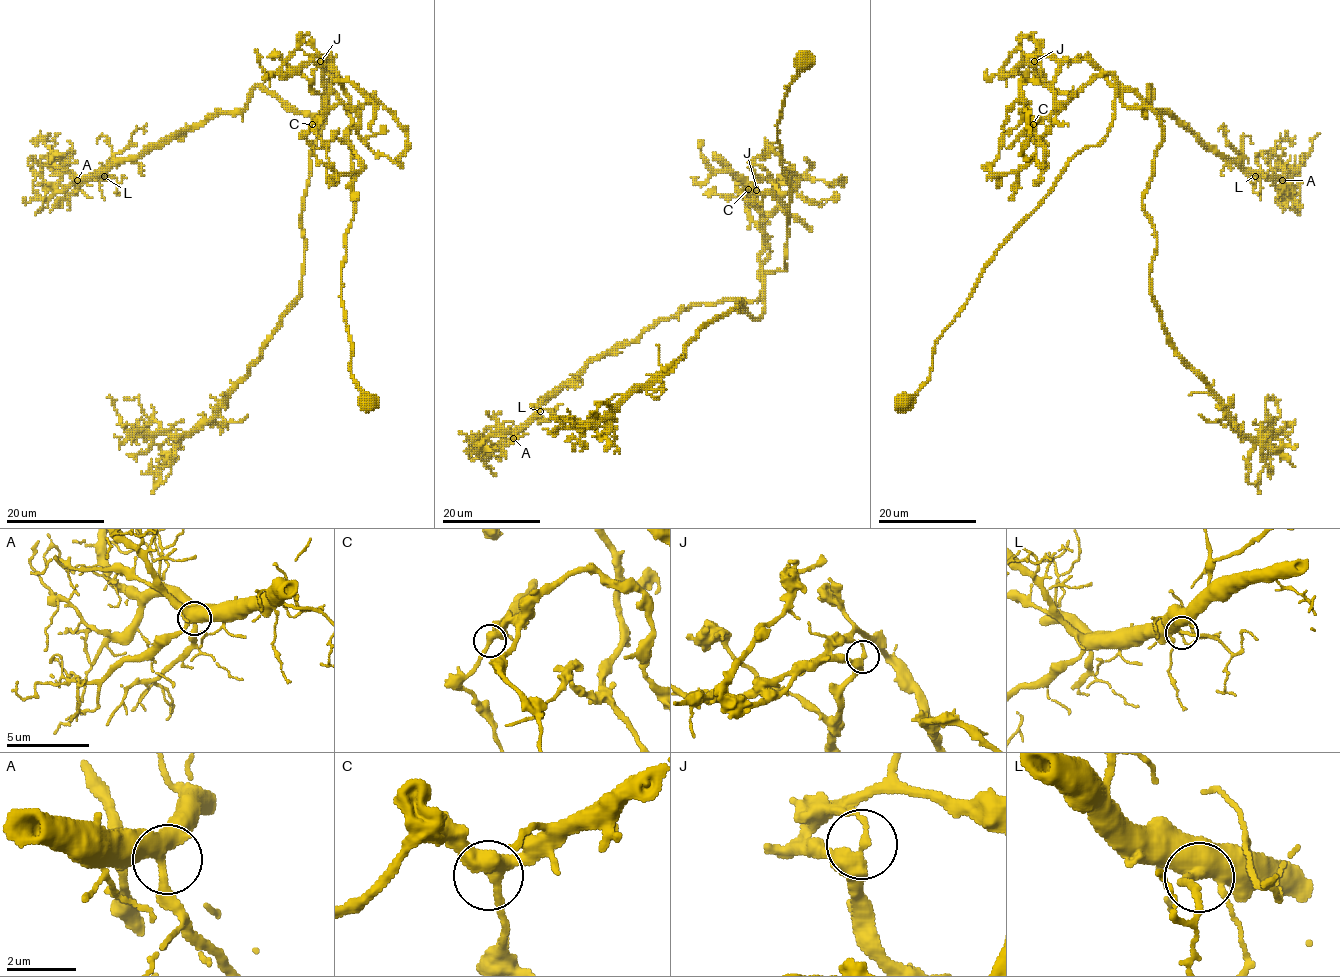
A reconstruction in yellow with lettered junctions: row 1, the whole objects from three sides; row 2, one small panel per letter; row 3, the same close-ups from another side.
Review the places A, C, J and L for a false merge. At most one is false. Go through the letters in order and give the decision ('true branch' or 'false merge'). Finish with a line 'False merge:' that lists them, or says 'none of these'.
A: true branch
C: true branch
J: false merge
L: true branch
False merge: J

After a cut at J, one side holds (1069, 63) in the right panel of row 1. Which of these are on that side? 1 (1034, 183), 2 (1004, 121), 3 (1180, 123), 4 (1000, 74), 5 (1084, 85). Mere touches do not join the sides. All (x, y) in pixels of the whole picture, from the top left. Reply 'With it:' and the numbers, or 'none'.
With it: 2

